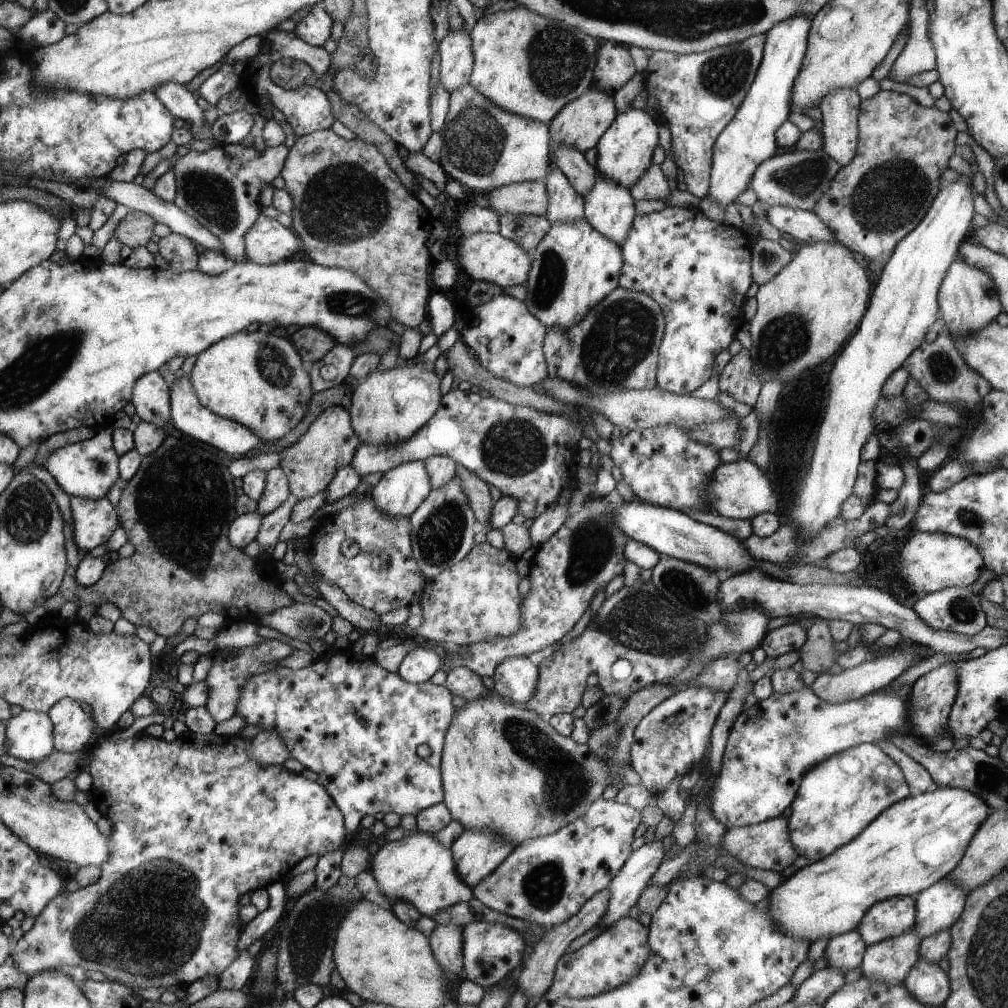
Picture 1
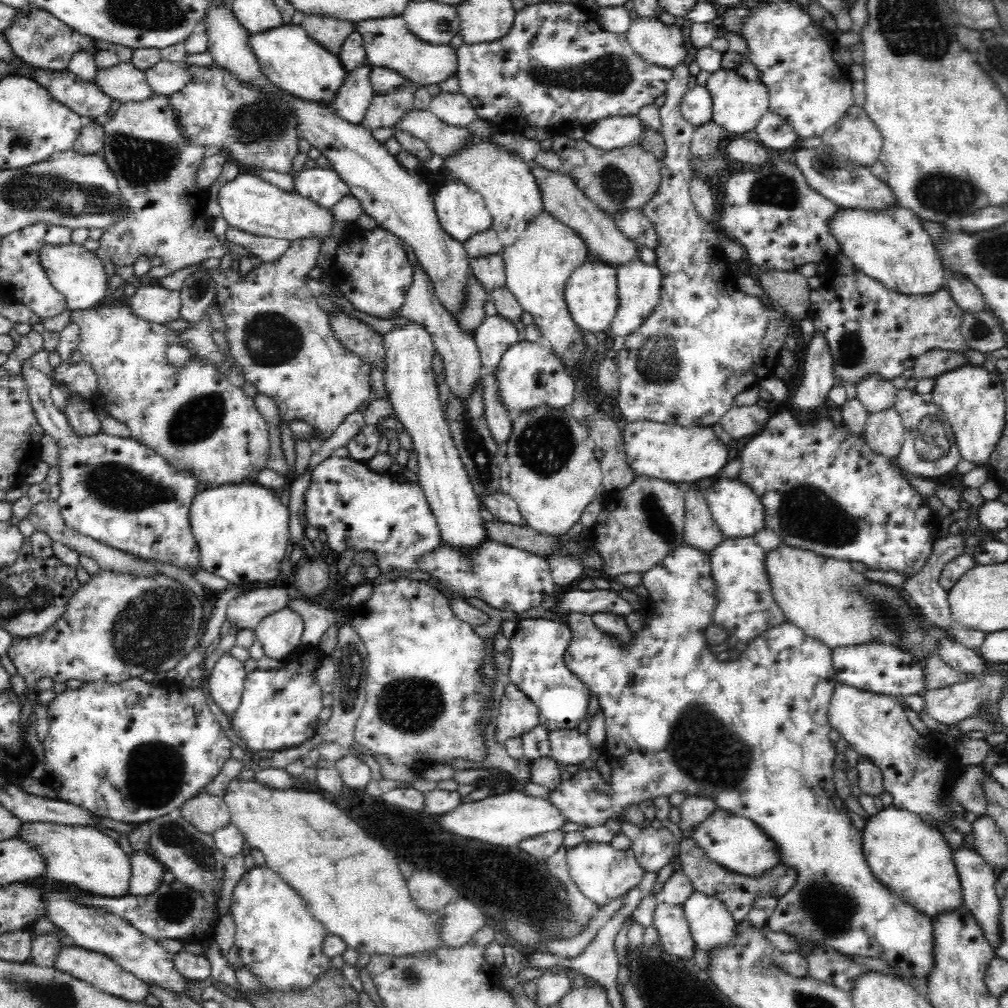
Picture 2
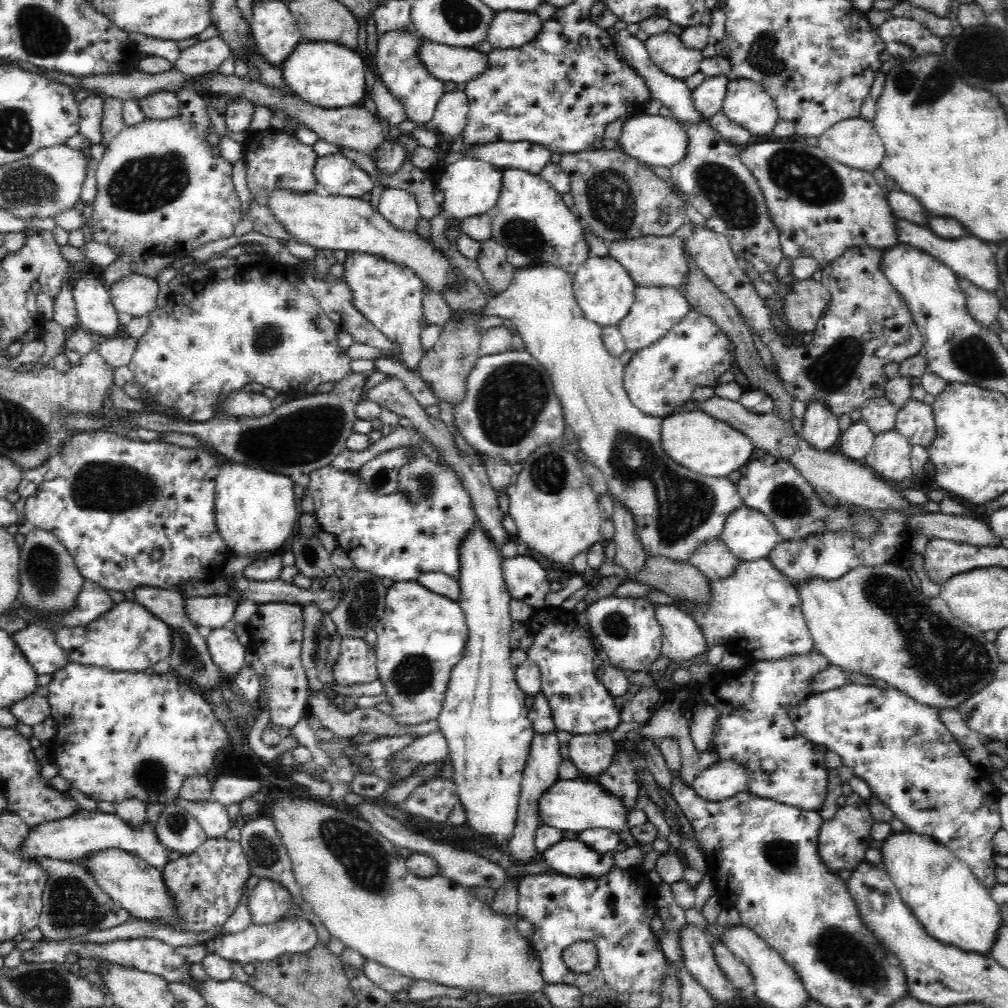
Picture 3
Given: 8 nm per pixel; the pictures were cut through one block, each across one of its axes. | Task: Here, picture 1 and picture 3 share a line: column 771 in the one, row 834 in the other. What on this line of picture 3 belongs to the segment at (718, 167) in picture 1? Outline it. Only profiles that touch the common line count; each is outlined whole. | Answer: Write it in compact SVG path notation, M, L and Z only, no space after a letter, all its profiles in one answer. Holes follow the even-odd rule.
M78 810L73 815L66 816L65 819L56 819L52 822L44 822L38 827L29 827L20 855L29 860L45 857L48 860L70 863L94 851L106 849L131 852L158 870L164 868L168 862L166 855L168 849L157 839L152 823L144 821L140 825L130 825L115 814L103 813L99 810Z

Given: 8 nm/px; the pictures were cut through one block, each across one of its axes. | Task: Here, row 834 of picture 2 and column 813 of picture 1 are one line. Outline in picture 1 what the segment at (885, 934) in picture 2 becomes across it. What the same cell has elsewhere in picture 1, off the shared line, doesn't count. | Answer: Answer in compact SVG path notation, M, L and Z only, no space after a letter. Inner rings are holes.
M875 743L853 745L824 761L818 762L804 774L799 792L793 798L788 819L789 840L797 856L804 856L810 862L827 857L833 849L839 849L855 838L871 824L889 805L909 796L903 773L897 763L887 757Z

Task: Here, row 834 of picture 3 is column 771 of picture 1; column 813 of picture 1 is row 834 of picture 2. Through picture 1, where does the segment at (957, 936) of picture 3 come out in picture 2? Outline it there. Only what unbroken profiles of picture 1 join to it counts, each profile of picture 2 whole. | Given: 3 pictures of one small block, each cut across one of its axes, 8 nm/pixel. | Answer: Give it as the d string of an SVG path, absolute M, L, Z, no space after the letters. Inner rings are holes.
M894 806L885 807L868 816L861 831L866 865L884 888L930 918L962 906L951 848L942 834L922 817Z

